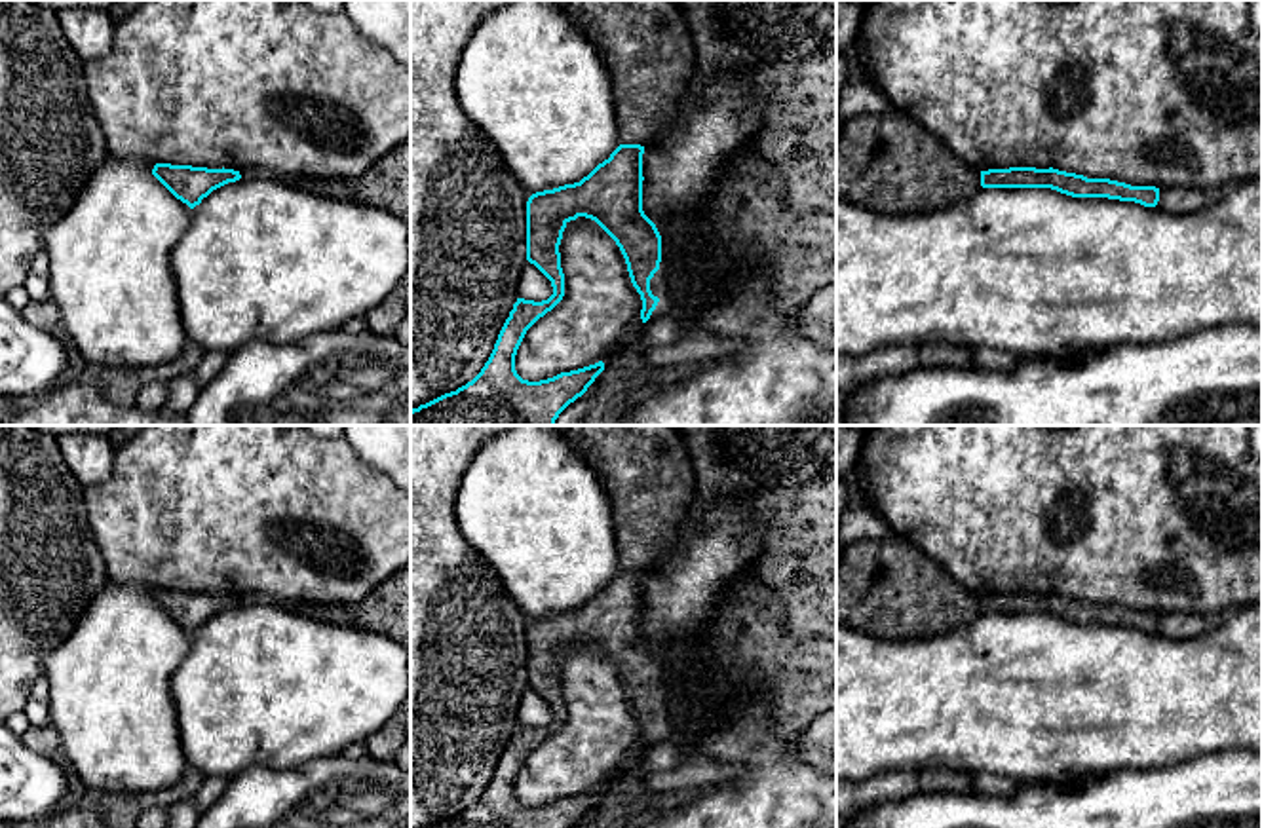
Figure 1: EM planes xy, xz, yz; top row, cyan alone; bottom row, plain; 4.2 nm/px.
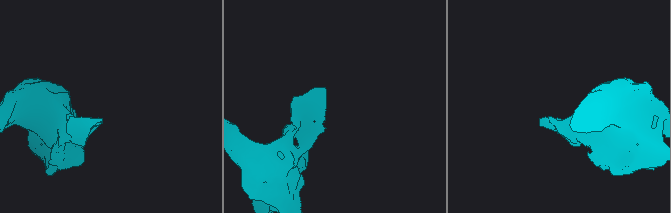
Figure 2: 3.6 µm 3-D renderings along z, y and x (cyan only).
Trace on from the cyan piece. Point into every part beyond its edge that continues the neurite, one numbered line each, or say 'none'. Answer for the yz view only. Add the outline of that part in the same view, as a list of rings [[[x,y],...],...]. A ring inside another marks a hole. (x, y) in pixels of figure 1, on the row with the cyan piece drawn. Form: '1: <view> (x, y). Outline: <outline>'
none

